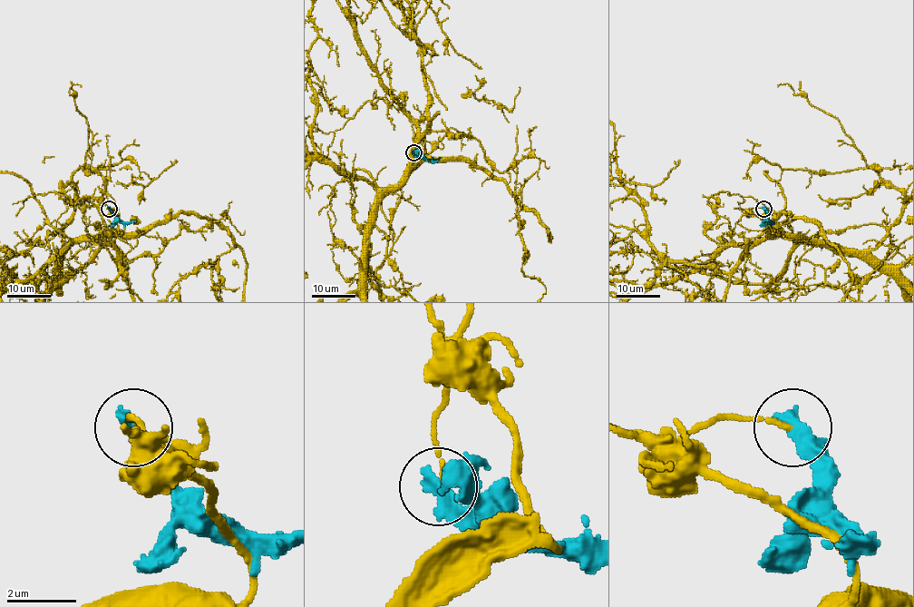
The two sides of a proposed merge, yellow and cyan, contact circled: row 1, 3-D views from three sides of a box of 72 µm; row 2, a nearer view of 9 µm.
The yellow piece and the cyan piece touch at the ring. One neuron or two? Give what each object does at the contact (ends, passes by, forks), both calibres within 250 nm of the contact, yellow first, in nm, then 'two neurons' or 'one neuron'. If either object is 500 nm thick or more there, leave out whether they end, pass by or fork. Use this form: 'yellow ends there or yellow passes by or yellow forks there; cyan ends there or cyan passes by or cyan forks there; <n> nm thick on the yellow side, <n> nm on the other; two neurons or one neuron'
110 nm thick on the yellow side, 500 nm on the other; two neurons

